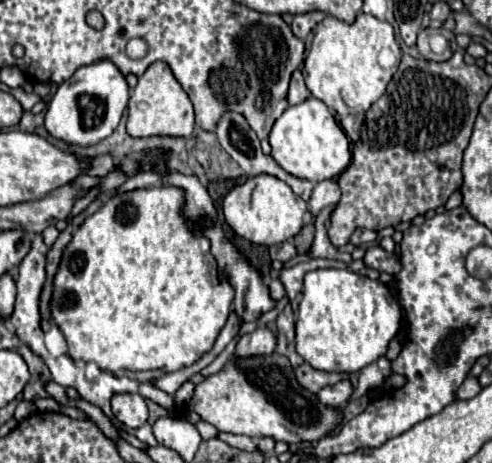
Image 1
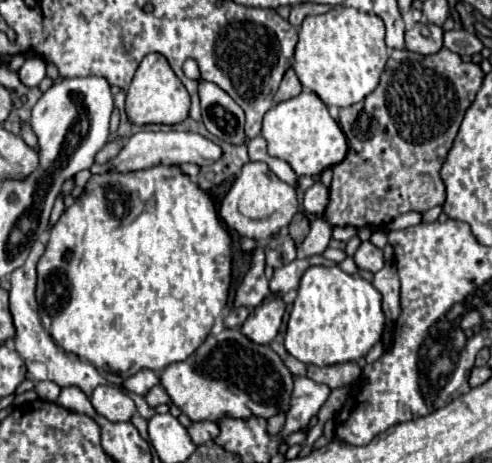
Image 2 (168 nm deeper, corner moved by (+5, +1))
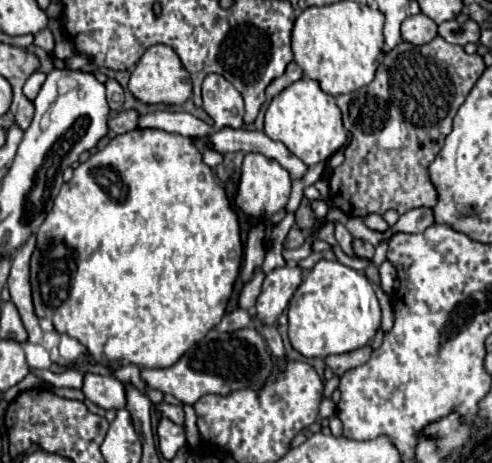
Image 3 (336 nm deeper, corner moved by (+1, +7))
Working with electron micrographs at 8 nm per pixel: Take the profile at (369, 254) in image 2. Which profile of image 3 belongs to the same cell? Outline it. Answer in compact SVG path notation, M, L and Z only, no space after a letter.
M353 240L353 252L355 252L355 256L359 256L359 258L373 258L373 246L369 244L369 242L365 242L365 240Z

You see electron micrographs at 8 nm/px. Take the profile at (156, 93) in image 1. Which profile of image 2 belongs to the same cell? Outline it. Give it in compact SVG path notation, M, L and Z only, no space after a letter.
M147 54L137 72L135 78L127 90L127 118L131 124L145 126L145 124L179 124L189 116L189 94L181 80L171 70L169 62L161 54Z

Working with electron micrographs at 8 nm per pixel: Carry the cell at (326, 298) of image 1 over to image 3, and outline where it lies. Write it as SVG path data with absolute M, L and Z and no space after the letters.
M337 260L317 262L289 302L289 340L291 346L307 358L327 358L331 354L345 354L357 350L369 344L379 326L381 326L381 308L373 284L363 274Z

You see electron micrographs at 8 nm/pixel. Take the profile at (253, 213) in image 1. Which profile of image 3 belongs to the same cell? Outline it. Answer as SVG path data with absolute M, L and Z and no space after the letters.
M253 152L245 154L241 182L239 182L239 190L237 190L237 198L235 198L235 204L243 212L257 216L257 218L259 216L273 216L275 212L279 212L281 208L287 206L289 192L291 192L289 172L285 172L285 168L281 168L281 164L277 164L277 160L271 160L267 156L253 154Z

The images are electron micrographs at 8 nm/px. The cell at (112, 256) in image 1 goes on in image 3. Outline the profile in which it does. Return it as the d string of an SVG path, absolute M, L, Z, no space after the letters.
M135 128L131 132L117 134L105 148L95 150L89 160L81 162L73 170L73 178L61 186L61 192L57 194L57 200L53 202L53 208L45 218L45 224L41 224L37 232L37 246L31 256L31 288L35 314L39 318L51 320L59 334L77 338L99 364L103 364L105 356L109 366L135 364L141 368L169 368L223 318L229 296L233 292L233 282L239 274L241 256L243 244L239 236L237 214L223 186L217 184L213 170L203 164L201 150L191 142L191 138L169 134L159 128Z

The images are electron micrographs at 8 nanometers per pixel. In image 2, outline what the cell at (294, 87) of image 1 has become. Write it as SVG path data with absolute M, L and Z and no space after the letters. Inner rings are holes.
M289 68L280 83L277 94L275 94L275 103L283 102L283 100L289 100L302 91L302 85L297 78L296 73L292 68ZM289 72L289 74L287 74Z

